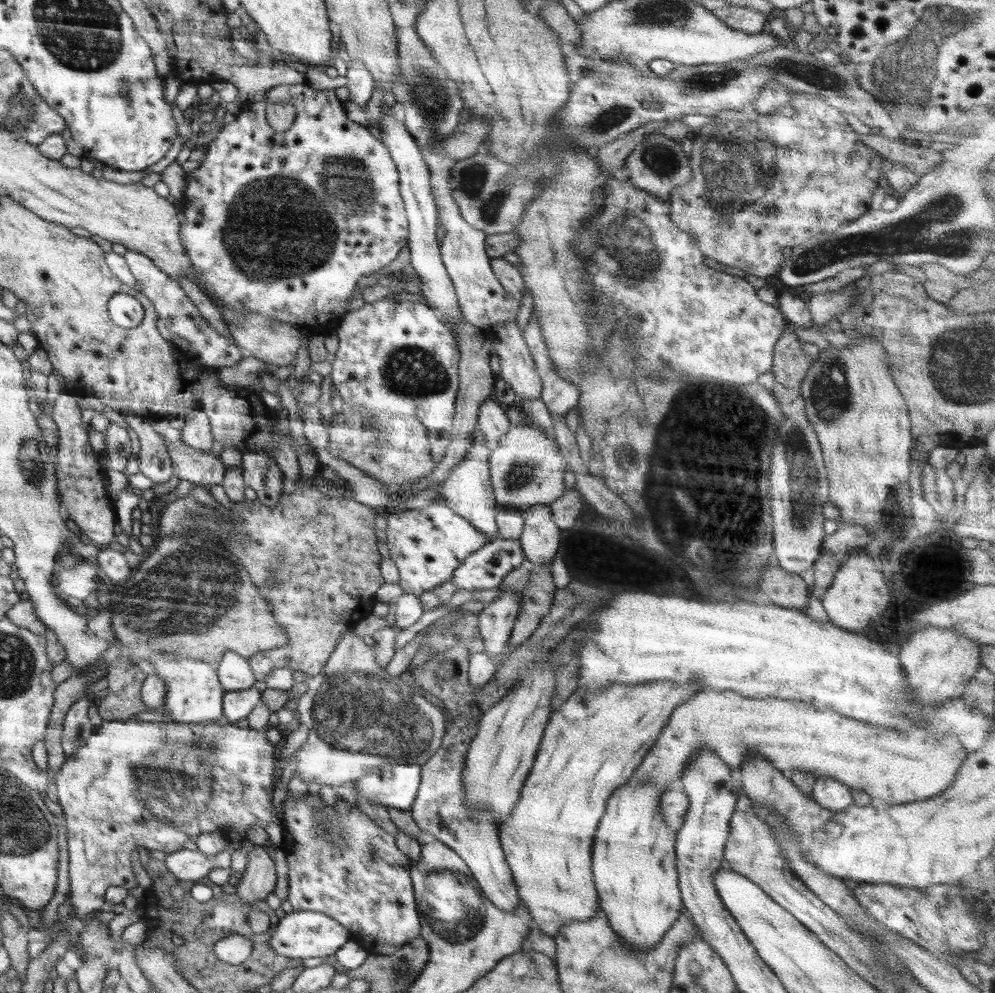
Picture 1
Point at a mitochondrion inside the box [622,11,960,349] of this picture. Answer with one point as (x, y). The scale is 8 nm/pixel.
(743, 161)

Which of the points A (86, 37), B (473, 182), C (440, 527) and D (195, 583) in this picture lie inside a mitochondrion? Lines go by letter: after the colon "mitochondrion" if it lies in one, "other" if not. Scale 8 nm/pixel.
A: mitochondrion
B: mitochondrion
C: other
D: mitochondrion

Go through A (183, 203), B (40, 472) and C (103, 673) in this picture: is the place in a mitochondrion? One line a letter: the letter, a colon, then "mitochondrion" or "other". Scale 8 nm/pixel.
A: other
B: mitochondrion
C: other

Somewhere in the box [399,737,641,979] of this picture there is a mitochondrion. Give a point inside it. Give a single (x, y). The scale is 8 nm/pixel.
(450, 909)

